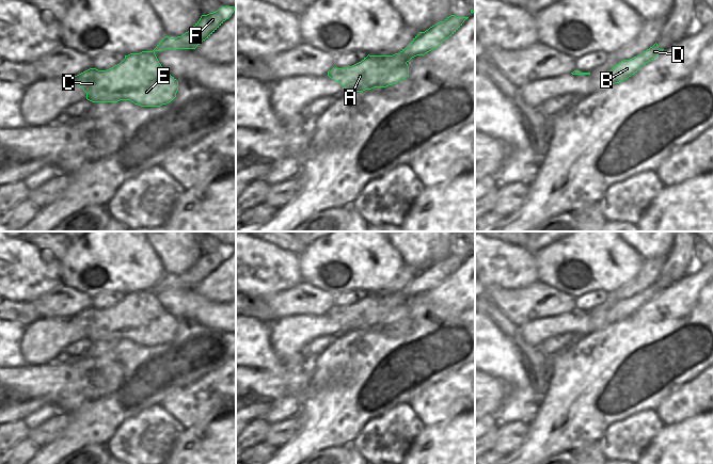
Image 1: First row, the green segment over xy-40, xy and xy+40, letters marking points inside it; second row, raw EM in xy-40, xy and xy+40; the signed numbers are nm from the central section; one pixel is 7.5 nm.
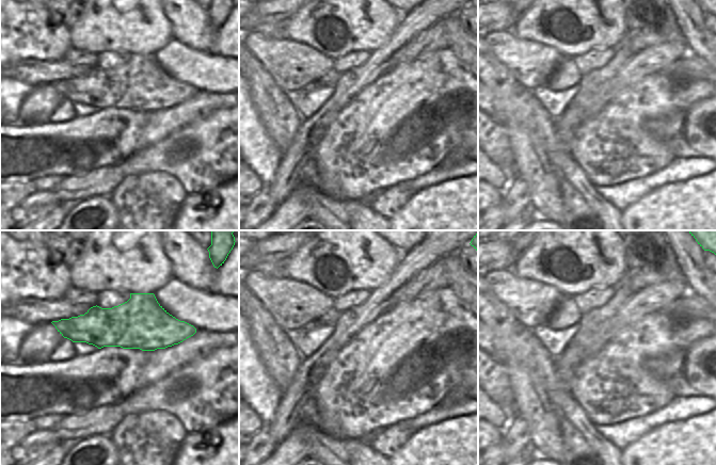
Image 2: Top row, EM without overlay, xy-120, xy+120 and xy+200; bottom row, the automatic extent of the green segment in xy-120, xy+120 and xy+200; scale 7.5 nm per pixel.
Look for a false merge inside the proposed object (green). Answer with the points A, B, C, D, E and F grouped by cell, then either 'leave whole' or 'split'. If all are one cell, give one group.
A B C E / D F | split

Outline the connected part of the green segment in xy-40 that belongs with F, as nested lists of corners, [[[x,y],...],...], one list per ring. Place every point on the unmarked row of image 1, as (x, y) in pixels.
[[[222,245],[213,252],[202,254],[200,259],[185,273],[171,277],[165,275],[153,290],[164,288],[195,288],[208,277],[234,252],[234,245]]]

